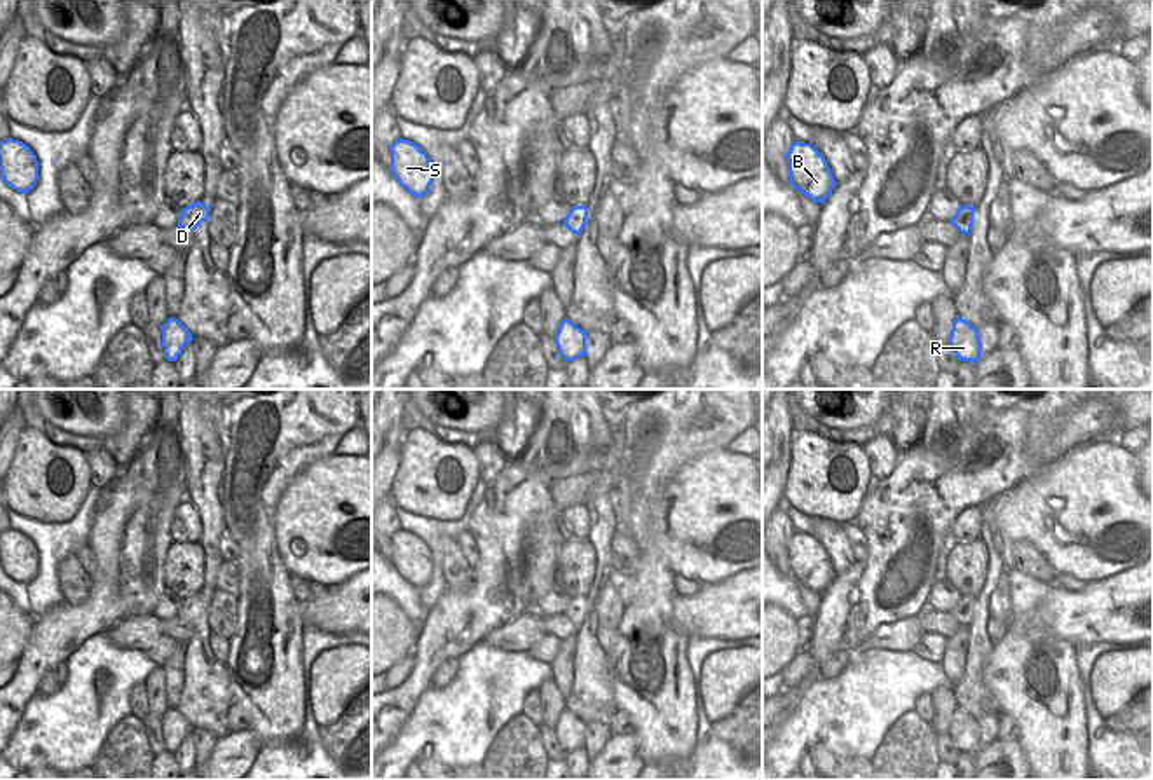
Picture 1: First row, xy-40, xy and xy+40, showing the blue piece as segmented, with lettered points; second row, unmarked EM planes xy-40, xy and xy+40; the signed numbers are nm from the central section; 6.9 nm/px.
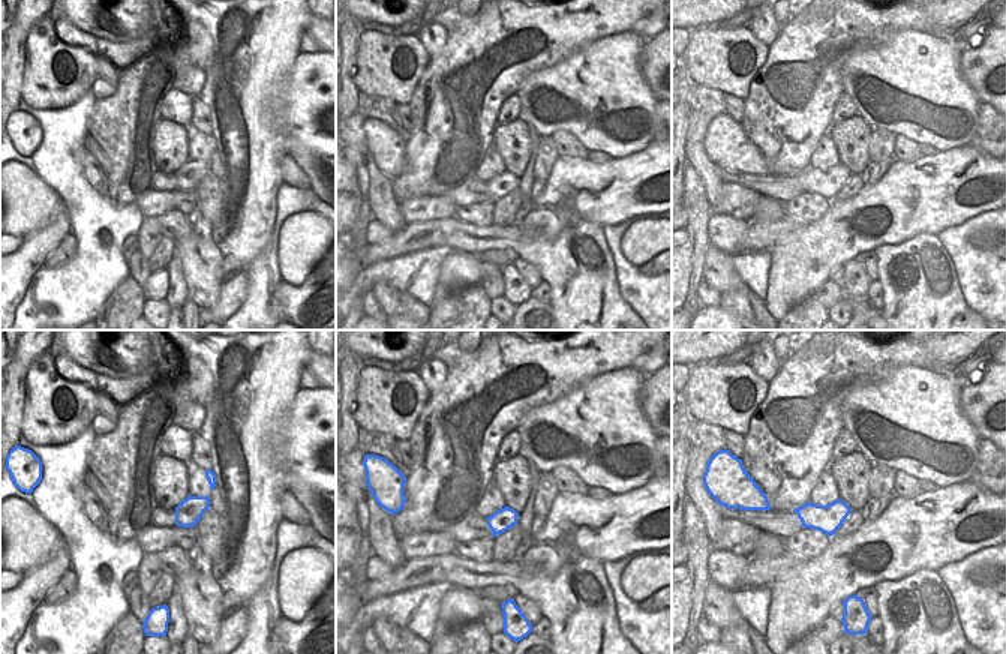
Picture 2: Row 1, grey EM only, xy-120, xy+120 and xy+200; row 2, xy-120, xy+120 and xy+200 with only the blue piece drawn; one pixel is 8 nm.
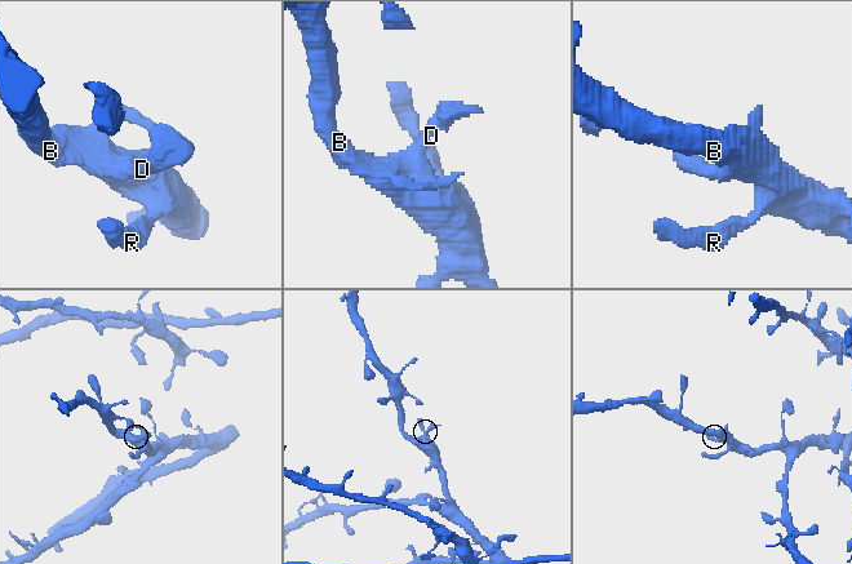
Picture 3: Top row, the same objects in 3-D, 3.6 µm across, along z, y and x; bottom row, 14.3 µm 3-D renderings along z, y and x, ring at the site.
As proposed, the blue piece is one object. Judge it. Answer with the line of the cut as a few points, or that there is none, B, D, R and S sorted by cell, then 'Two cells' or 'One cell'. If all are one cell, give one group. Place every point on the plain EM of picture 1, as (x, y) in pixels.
No split. Groups: B D R S. One cell

